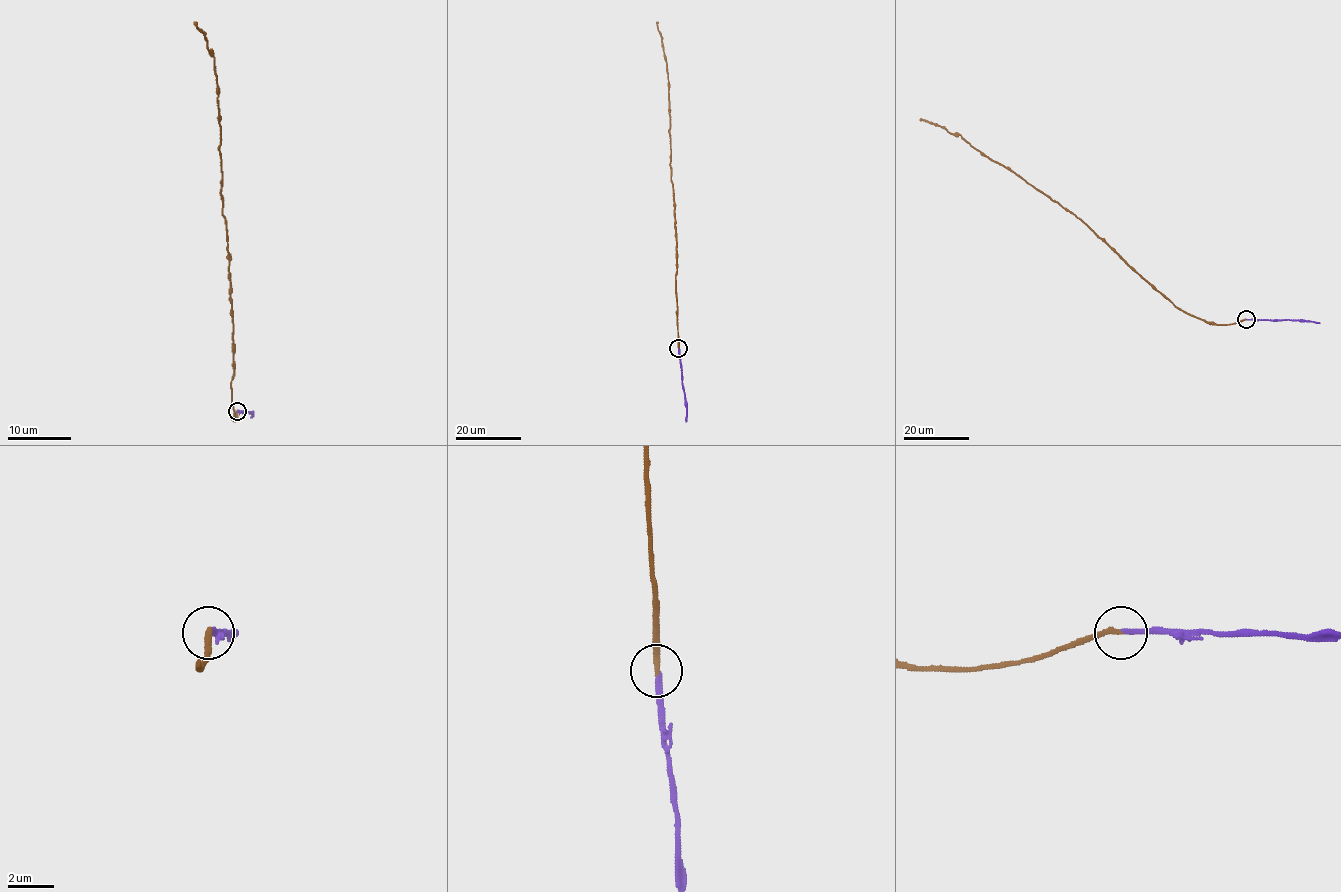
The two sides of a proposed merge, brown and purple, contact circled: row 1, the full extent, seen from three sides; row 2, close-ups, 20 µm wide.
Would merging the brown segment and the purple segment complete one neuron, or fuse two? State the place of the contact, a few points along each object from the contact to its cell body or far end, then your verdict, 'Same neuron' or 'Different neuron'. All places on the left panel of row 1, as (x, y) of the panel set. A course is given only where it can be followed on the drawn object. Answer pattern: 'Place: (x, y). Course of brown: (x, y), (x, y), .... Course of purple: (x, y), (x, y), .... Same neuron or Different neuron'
Place: (237, 411). Course of brown: (236, 412), (235, 421), (231, 391), (233, 321), (225, 218), (220, 197), (220, 125), (214, 55), (196, 23). Course of purple: (236, 412), (249, 412), (251, 418). Same neuron

